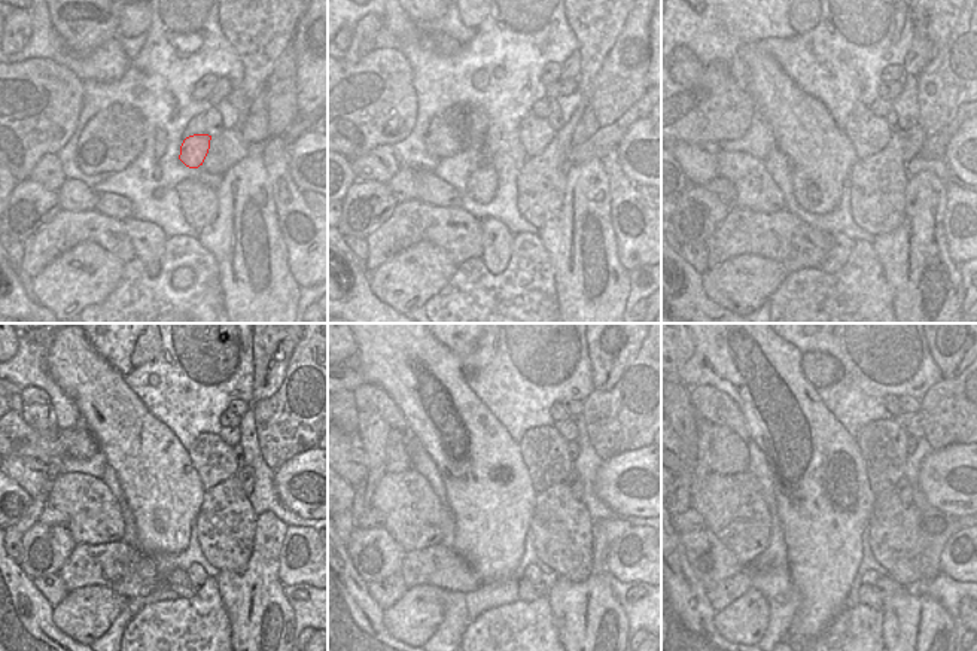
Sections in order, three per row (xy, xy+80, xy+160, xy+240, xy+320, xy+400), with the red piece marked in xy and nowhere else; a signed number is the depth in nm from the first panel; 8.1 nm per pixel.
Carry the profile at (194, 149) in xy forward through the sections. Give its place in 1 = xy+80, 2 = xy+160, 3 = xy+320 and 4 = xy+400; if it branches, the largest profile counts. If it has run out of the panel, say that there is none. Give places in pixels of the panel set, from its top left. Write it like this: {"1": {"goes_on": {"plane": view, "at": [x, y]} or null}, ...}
{"1": {"goes_on": {"plane": "xy+80", "at": [535, 133]}}, "2": {"goes_on": {"plane": "xy+160", "at": [867, 133]}}, "3": {"goes_on": {"plane": "xy+320", "at": [544, 450]}}, "4": {"goes_on": {"plane": "xy+400", "at": [882, 443]}}}

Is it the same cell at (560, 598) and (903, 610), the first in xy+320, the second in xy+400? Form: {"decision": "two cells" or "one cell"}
{"decision": "one cell"}

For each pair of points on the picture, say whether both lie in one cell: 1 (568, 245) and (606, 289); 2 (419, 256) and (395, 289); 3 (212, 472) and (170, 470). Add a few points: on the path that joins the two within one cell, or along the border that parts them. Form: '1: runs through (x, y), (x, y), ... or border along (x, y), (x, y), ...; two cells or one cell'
1: runs through (580, 256), (600, 277), (606, 277); one cell
2: runs through (419, 264), (402, 282); one cell
3: border along (183, 447), (204, 490); two cells

